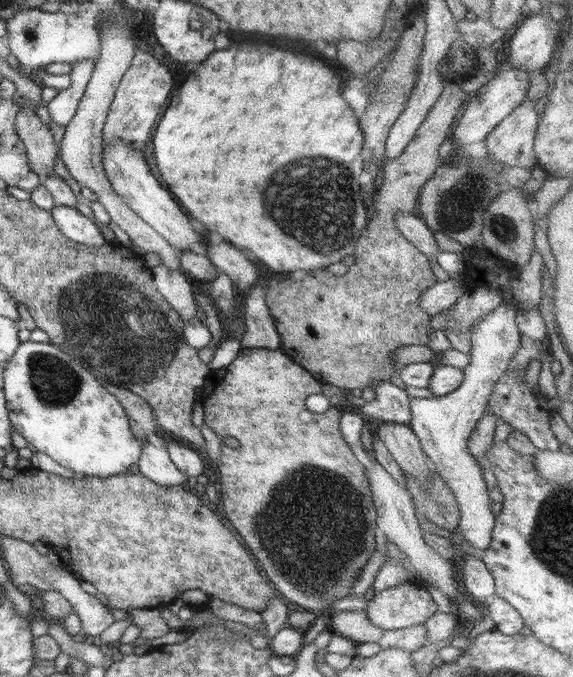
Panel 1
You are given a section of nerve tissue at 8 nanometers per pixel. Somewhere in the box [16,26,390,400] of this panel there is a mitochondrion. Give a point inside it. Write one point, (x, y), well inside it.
(118, 332)

